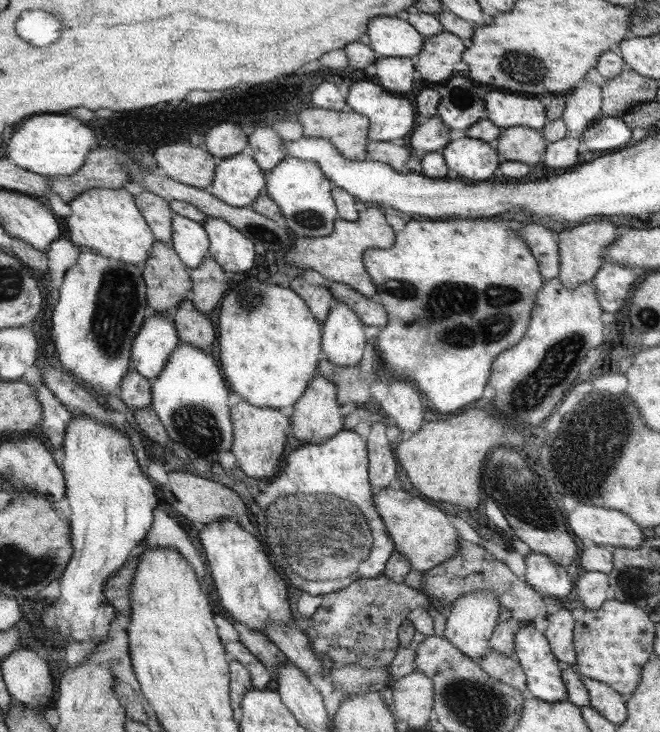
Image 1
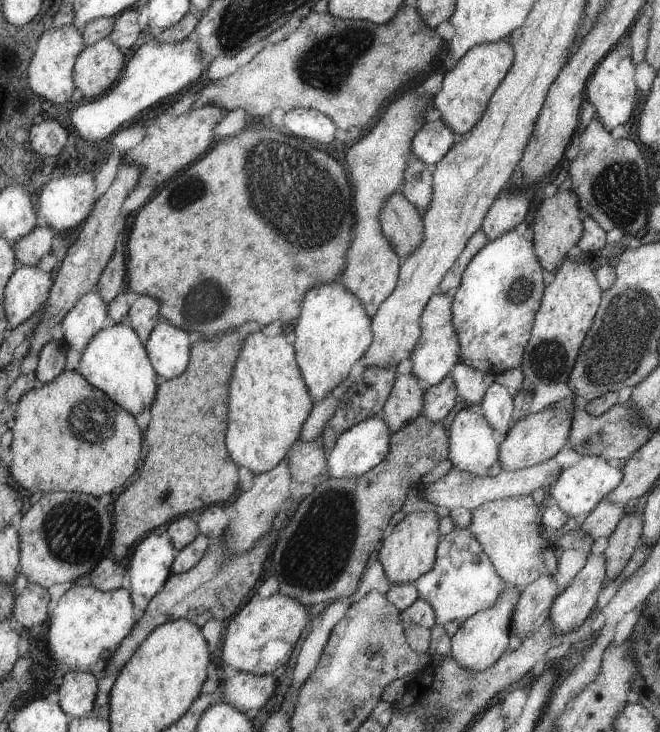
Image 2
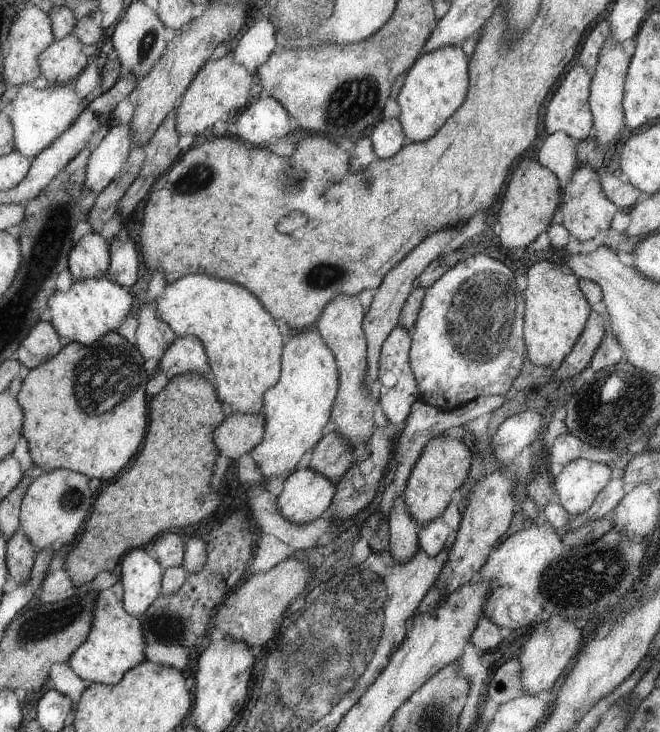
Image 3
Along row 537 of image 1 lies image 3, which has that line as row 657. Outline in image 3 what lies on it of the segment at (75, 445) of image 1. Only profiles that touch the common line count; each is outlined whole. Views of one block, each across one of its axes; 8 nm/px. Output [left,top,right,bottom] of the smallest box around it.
[67,579,147,685]

